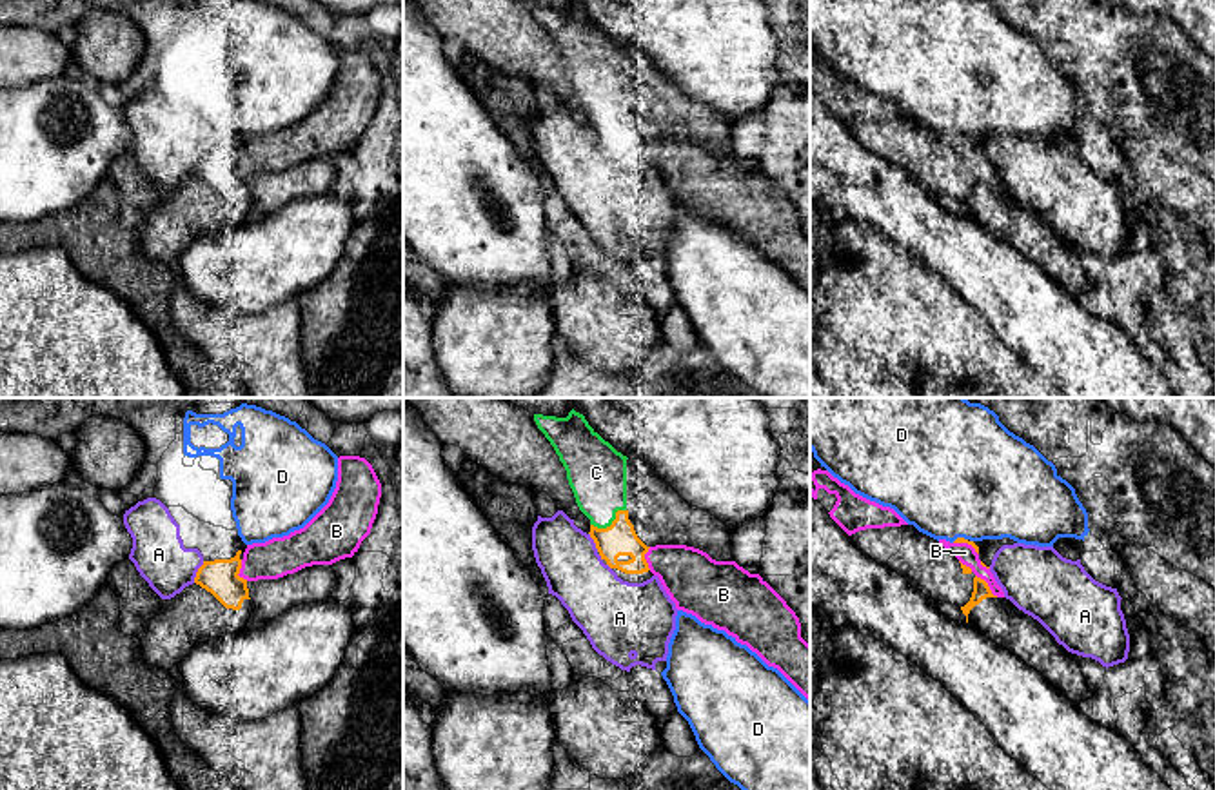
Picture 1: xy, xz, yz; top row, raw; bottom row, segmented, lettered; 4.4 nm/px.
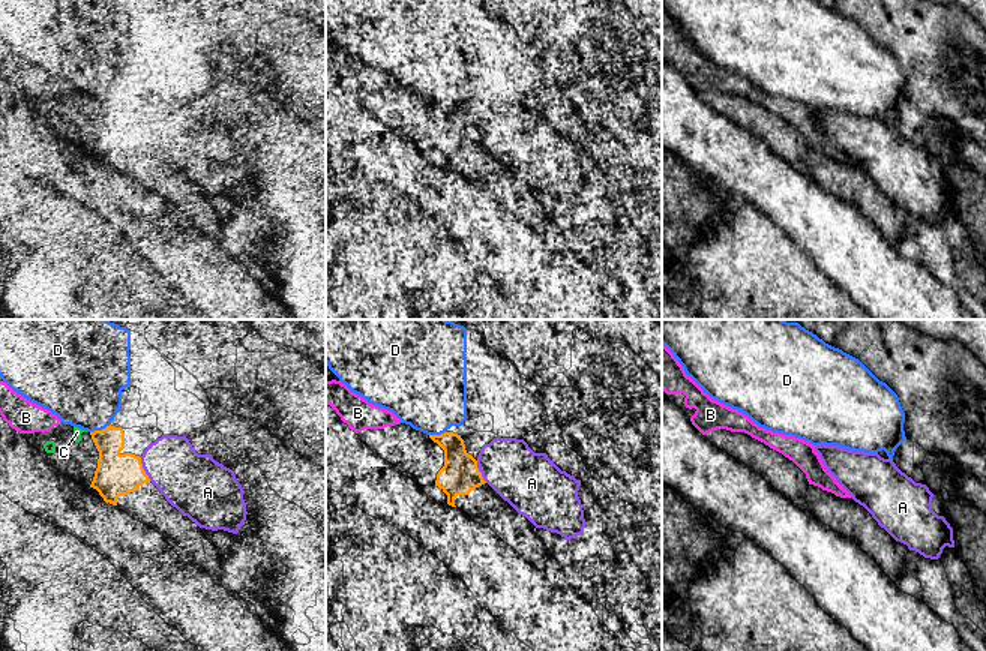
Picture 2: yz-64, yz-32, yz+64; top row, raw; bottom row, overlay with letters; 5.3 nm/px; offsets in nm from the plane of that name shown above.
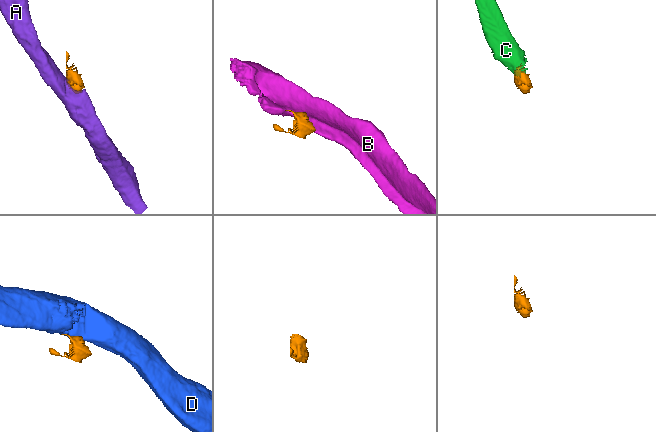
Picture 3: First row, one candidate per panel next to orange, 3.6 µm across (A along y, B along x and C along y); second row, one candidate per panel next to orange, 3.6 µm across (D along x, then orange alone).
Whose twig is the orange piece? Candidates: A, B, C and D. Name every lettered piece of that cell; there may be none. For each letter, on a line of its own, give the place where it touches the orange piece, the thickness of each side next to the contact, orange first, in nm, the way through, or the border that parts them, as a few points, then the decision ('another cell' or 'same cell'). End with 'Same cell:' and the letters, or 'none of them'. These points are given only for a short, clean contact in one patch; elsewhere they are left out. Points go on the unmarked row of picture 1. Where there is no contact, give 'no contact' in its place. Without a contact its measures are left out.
A: xy (197, 166) | 160/240 nm | another cell
B: yz (987, 178) | 80/90 nm | another cell
C: xz (612, 117) | 150/260 nm | another cell
D: yz (959, 131) | 30/500 nm | same cell
Same cell: D

